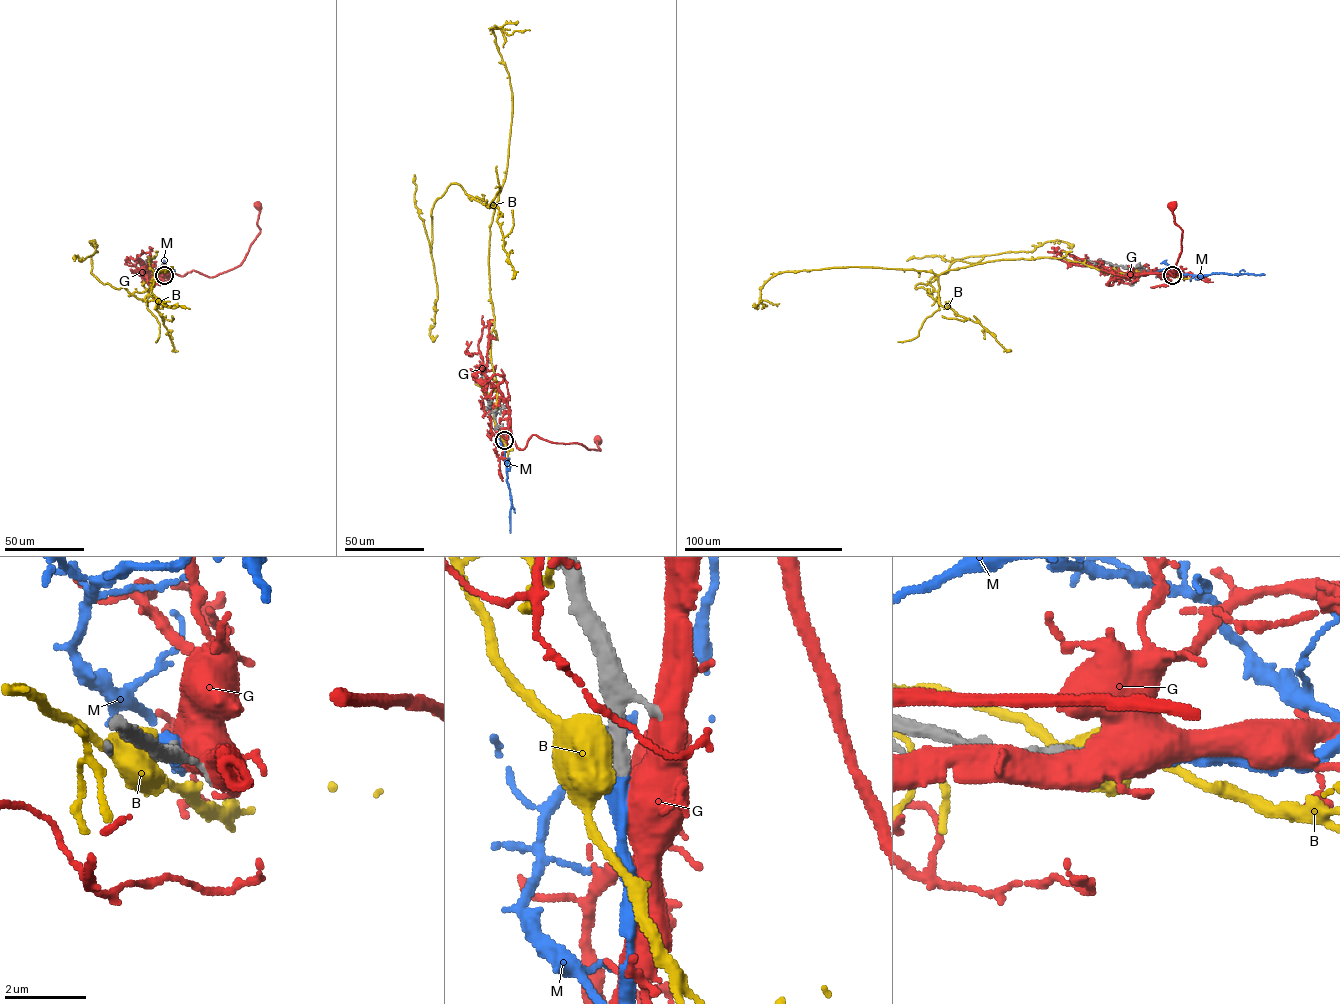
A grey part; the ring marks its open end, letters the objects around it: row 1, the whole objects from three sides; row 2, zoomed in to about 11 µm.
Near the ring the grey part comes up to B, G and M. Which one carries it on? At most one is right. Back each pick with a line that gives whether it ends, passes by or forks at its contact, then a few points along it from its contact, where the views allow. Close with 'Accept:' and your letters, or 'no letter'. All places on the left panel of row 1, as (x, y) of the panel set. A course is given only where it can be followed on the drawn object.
M: it ends
Accept: M

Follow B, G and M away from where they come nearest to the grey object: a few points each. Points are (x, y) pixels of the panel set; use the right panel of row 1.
B: (1171, 275), (1133, 278), (1040, 257), (945, 271), (935, 299), (915, 288), (956, 260), (1057, 240), (1067, 247)
G: (1172, 275), (1149, 273), (1181, 276), (1166, 270), (1175, 276), (1181, 253), (1182, 230), (1174, 222), (1172, 206)
M: (1172, 275), (1264, 275)

